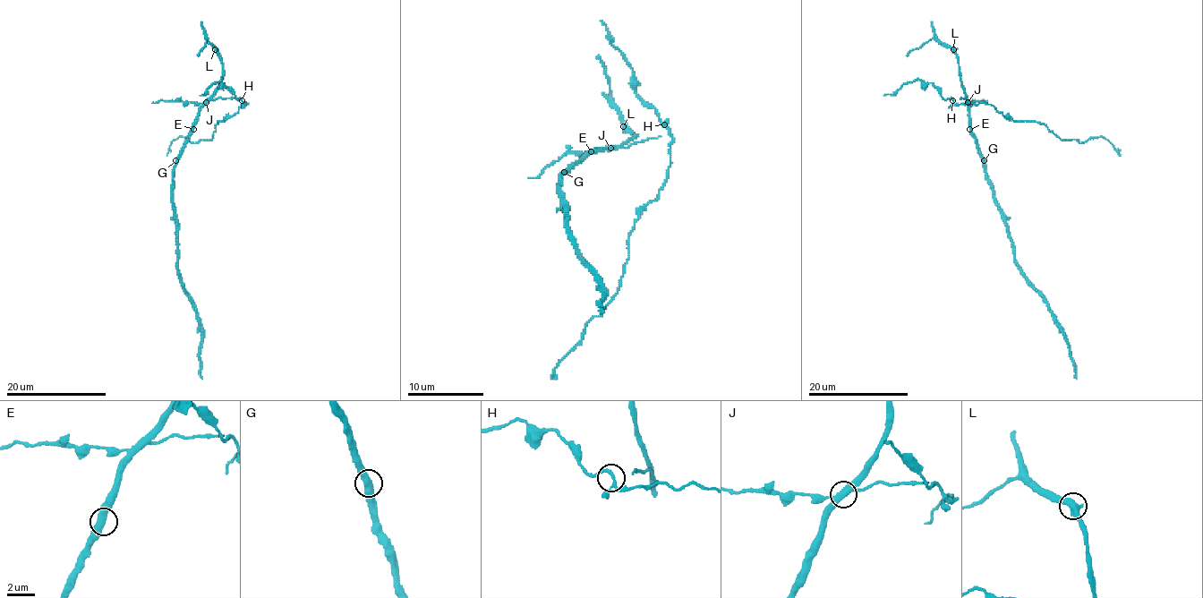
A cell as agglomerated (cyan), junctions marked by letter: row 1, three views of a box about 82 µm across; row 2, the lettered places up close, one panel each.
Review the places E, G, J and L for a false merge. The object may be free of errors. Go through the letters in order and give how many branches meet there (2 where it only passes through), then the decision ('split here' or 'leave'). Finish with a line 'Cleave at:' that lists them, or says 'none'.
E: branches 2; leave
G: branches 2; leave
J: branches 3; split here
L: branches 2; leave
Cleave at: J

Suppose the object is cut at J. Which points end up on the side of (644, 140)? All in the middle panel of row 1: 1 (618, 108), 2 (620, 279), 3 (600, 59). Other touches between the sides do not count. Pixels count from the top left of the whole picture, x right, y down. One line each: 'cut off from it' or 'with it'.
1: cut off from it
2: with it
3: cut off from it

